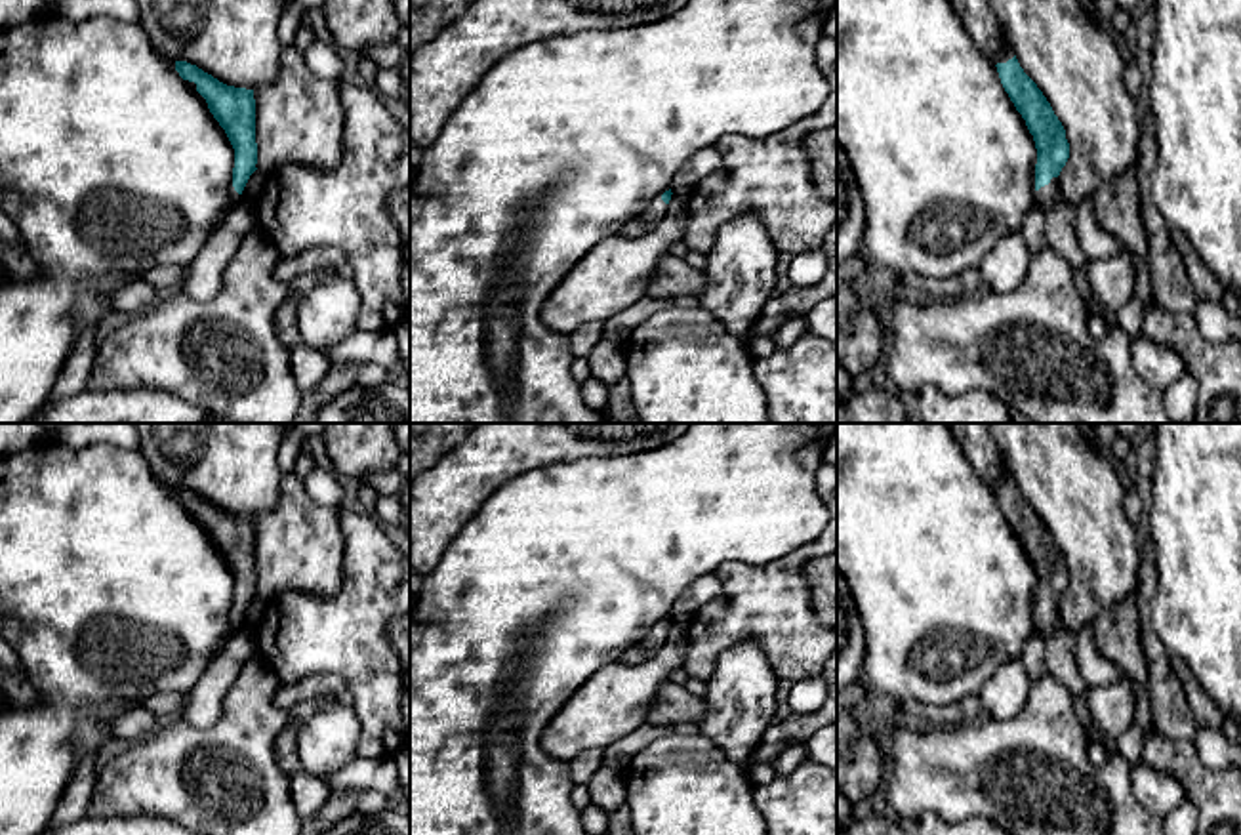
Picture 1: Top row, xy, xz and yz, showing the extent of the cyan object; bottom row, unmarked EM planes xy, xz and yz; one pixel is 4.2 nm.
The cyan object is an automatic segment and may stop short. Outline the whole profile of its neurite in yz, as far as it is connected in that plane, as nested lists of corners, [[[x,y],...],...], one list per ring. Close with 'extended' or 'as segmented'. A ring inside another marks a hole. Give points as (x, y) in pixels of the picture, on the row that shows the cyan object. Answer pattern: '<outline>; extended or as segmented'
[[[1005,34],[997,61],[1001,84],[1035,141],[1035,202],[1045,212],[1047,244],[1071,265],[1077,280],[1085,278],[1090,259],[1077,238],[1077,206],[1068,202],[1058,187],[1058,175],[1069,158],[1066,130],[1043,92],[1020,67]]]; extended

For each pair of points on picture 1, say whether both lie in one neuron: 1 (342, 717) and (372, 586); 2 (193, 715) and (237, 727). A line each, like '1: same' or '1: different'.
1: different
2: different

